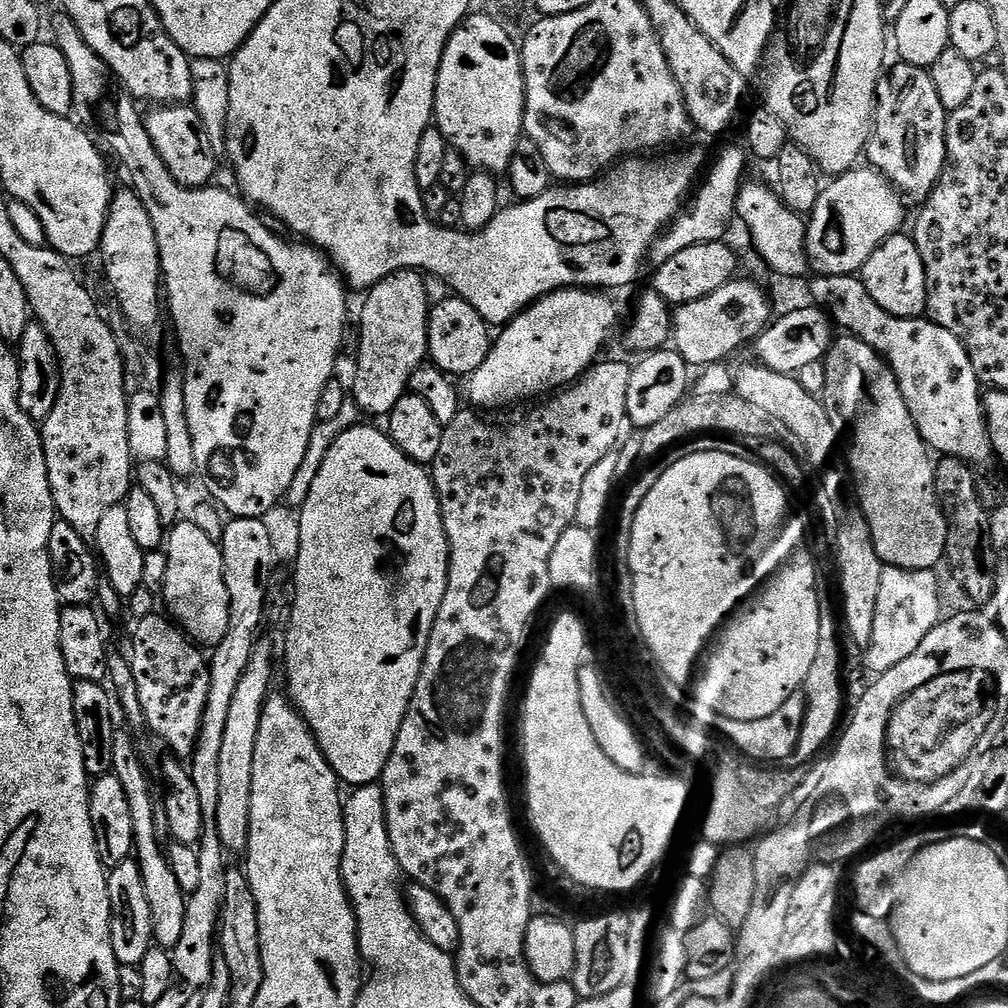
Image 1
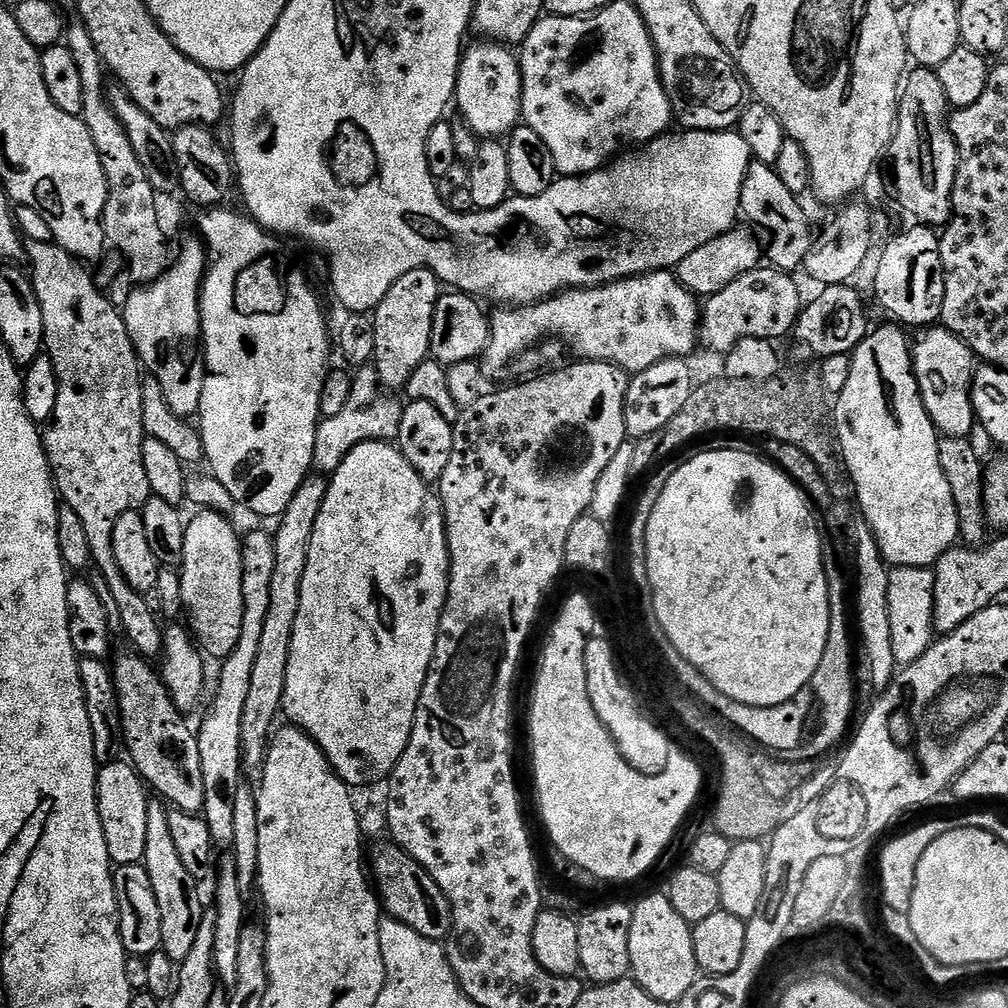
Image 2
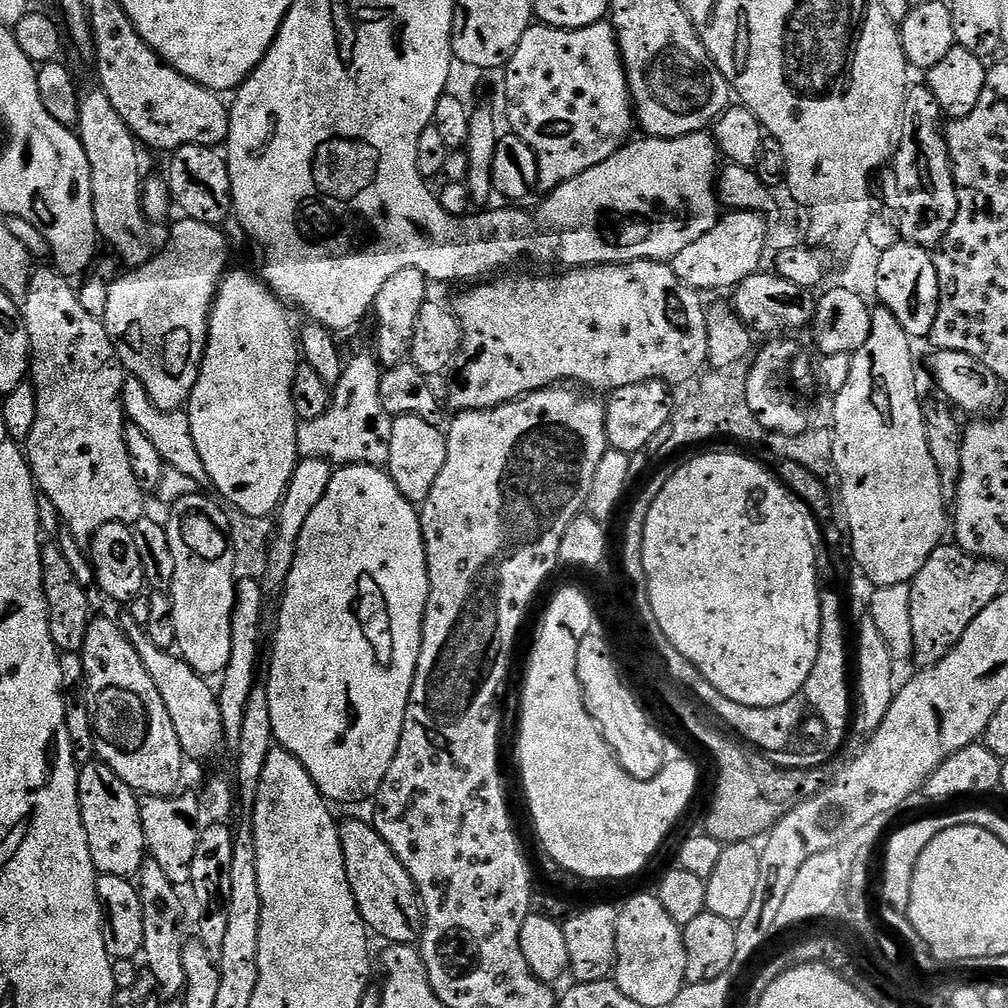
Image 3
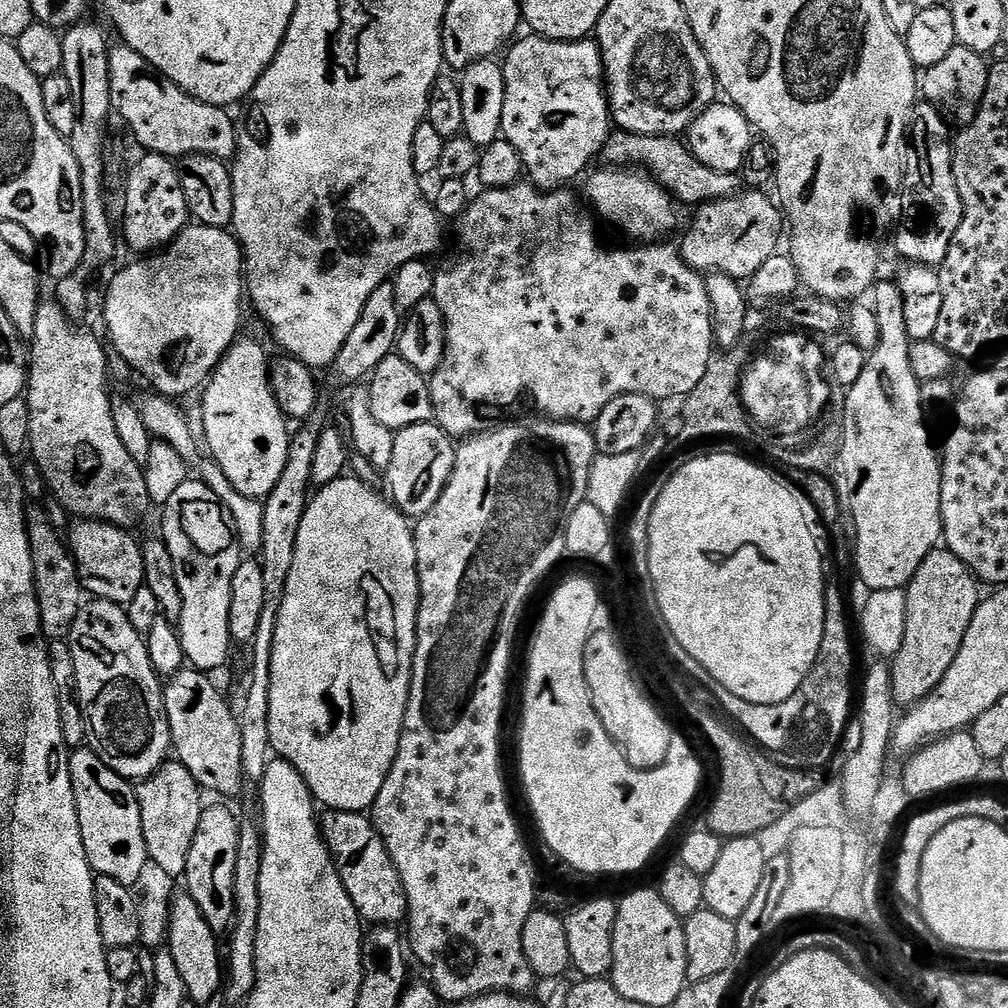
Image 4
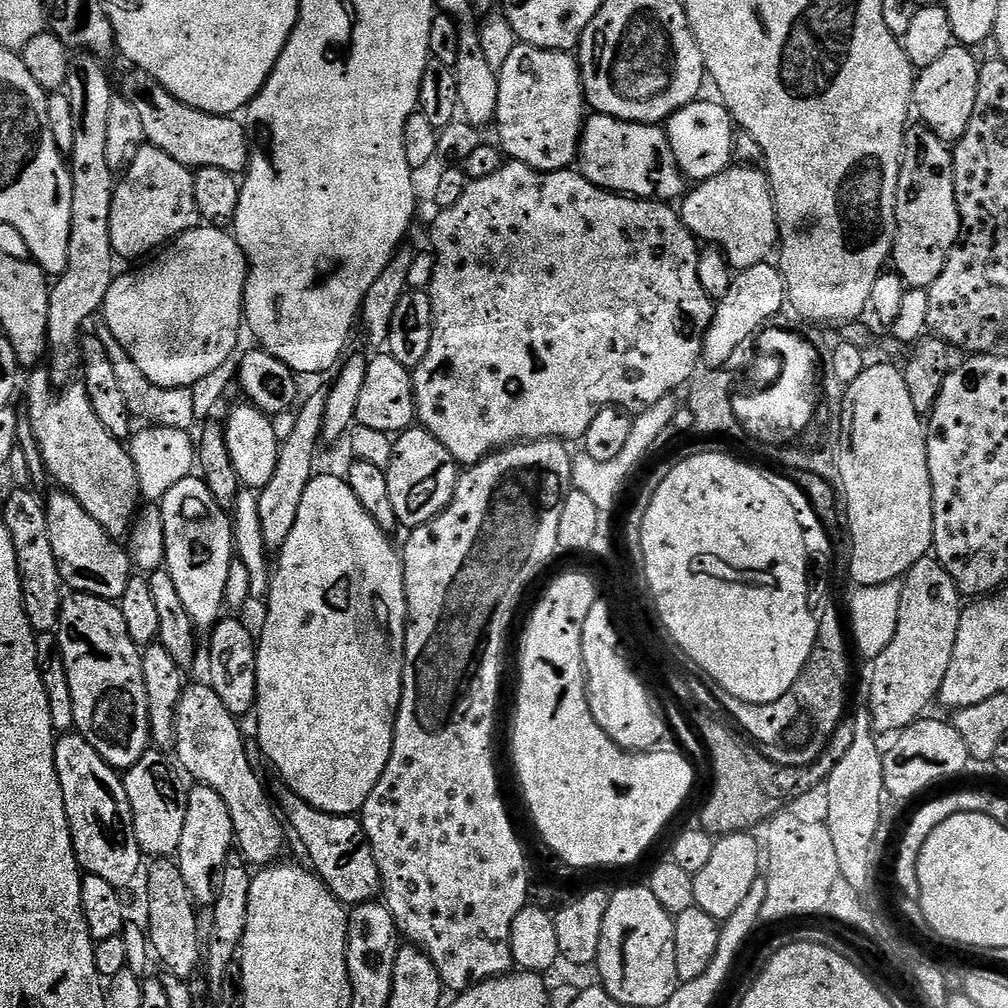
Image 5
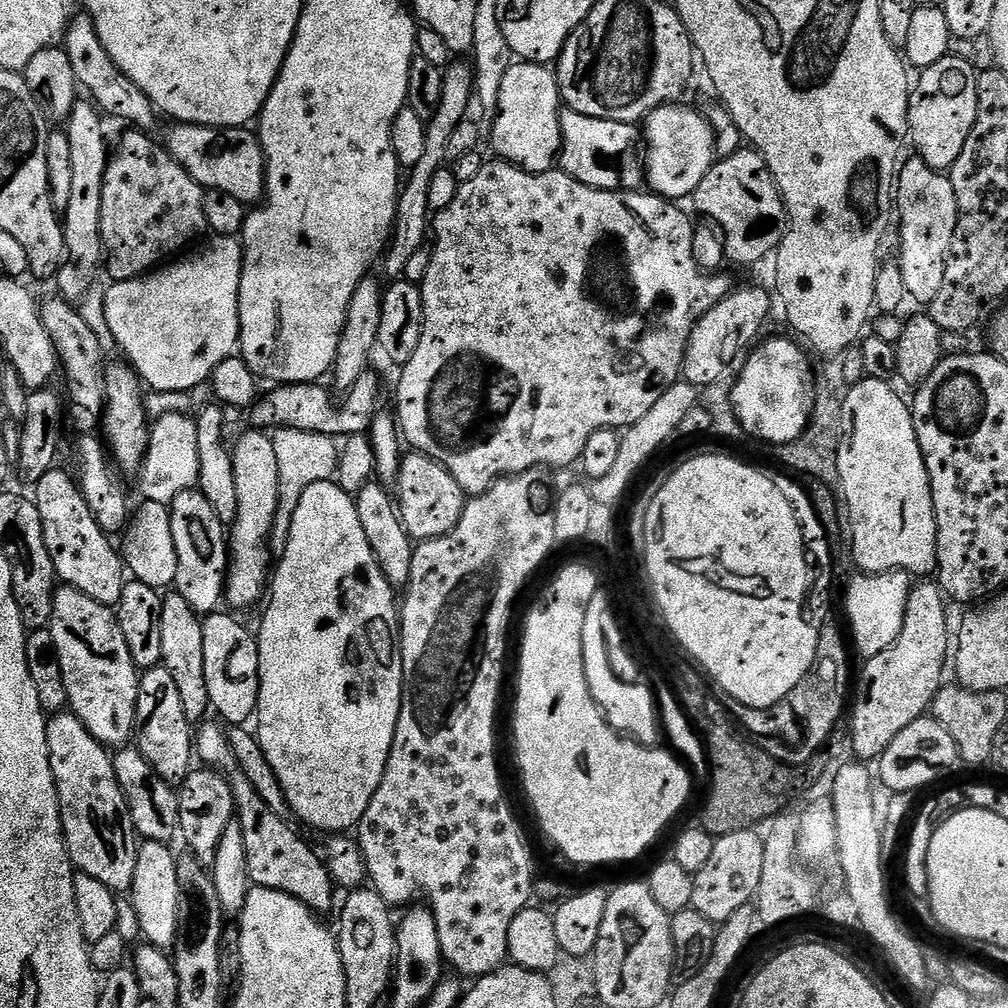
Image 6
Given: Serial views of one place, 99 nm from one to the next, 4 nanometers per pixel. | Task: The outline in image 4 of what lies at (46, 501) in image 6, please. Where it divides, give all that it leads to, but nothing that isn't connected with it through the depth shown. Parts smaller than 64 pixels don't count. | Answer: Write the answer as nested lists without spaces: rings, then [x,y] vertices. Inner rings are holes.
[[[80,518],[75,521],[72,533],[67,533],[66,543],[76,561],[80,587],[89,597],[109,600],[127,606],[130,598],[144,587],[144,555],[140,553],[141,541],[132,537],[131,531],[105,524],[103,520]]]

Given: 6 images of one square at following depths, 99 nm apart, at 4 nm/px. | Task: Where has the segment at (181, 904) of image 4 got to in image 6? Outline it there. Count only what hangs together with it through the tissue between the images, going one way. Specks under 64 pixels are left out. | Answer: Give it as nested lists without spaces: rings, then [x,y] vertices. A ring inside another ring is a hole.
[[[147,840],[141,843],[137,849],[134,882],[130,893],[140,930],[145,936],[143,939],[149,945],[163,950],[170,950],[175,947],[179,939],[180,926],[180,887],[177,878],[177,857],[170,848],[165,842]]]

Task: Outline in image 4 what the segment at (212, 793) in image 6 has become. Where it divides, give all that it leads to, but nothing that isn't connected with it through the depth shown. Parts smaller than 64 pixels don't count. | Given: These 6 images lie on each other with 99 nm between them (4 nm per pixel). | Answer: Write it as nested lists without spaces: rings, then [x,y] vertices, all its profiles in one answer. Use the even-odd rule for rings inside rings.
[[[216,804],[213,808],[205,807],[201,814],[201,821],[198,824],[197,833],[194,834],[193,845],[190,846],[189,858],[183,875],[188,880],[187,895],[192,896],[197,903],[202,918],[209,924],[214,933],[227,933],[231,929],[236,903],[234,902],[234,862],[238,862],[238,842],[240,841],[241,821],[228,808]]]

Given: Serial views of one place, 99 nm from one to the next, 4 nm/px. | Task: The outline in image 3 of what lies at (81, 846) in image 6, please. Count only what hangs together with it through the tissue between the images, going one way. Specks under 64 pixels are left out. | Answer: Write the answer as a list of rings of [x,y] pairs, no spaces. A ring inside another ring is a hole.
[[[88,762],[79,769],[76,785],[80,795],[80,813],[90,842],[90,854],[97,873],[106,876],[139,877],[146,859],[141,801],[111,769],[101,762]]]

